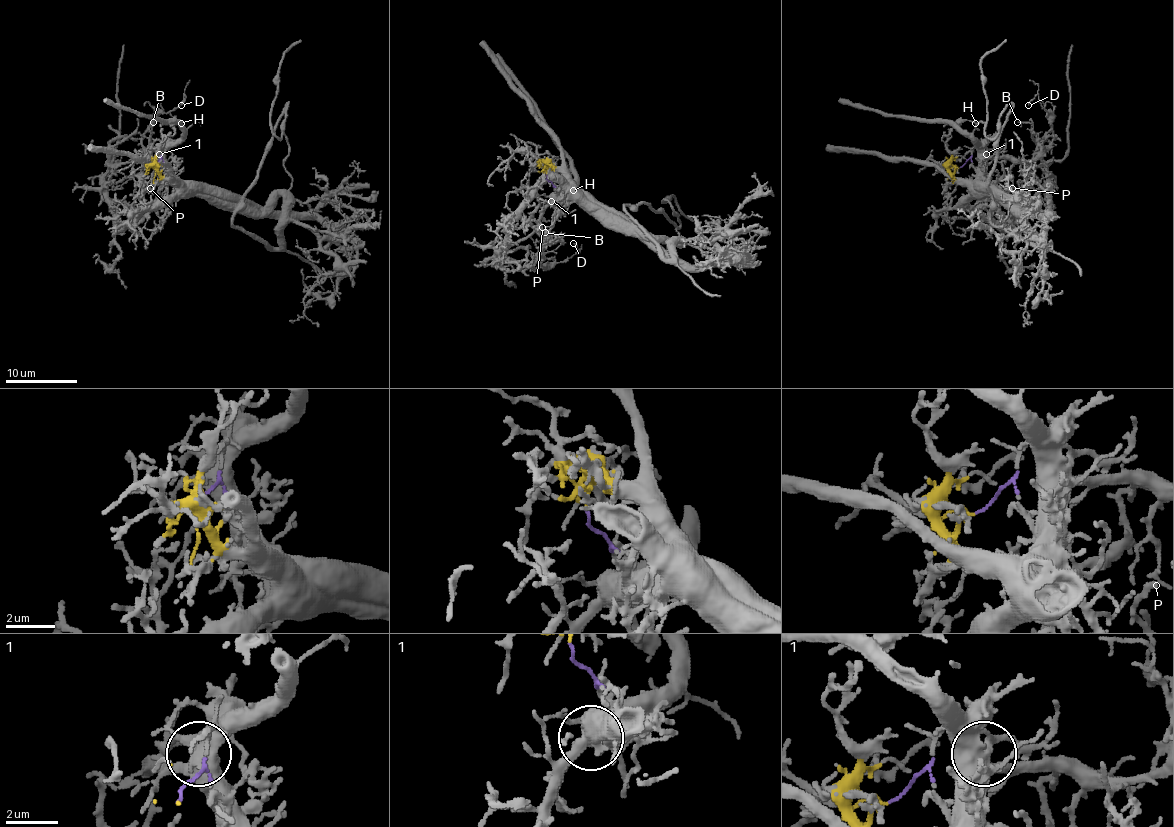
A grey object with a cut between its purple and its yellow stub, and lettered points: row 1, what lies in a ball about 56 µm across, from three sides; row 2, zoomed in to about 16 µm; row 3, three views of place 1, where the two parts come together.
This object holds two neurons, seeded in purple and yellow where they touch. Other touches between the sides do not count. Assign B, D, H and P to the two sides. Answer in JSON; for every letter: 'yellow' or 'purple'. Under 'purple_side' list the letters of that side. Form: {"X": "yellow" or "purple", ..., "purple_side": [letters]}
{"B": "purple", "D": "purple", "H": "purple", "P": "yellow", "purple_side": ["B", "D", "H"]}

